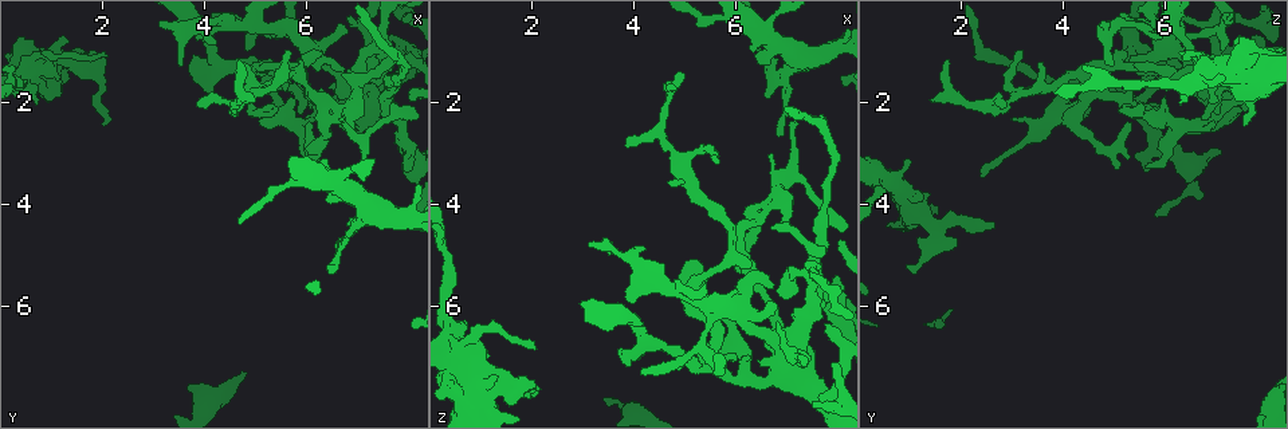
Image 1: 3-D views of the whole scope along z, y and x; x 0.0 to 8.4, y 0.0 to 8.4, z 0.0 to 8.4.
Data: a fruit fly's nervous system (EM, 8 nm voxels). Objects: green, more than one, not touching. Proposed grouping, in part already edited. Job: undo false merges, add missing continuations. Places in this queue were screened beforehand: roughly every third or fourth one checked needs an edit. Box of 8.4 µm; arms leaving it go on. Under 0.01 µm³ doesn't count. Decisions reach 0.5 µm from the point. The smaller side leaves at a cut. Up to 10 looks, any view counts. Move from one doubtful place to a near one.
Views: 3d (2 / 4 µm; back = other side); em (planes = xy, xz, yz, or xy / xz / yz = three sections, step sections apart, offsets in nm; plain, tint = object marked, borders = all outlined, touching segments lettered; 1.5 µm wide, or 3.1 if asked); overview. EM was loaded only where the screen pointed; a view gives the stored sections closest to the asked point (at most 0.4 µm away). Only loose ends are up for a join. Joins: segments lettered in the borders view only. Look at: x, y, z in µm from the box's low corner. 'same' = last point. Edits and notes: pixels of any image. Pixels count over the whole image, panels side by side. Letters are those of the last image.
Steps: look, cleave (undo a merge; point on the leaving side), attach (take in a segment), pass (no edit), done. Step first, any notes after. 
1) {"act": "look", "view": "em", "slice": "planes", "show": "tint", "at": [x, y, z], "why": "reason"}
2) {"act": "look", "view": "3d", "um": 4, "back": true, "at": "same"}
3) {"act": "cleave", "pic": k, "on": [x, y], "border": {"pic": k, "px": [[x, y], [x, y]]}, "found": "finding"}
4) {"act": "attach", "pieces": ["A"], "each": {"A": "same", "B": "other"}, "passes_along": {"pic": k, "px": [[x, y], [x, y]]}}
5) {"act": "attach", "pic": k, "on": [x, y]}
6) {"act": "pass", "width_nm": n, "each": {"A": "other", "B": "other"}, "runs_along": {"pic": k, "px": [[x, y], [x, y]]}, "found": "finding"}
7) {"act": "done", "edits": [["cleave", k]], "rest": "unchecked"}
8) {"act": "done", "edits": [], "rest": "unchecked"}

{"act": "look", "view": "3d", "um": 2, "at": [5.60, 1.05, 3.20]}

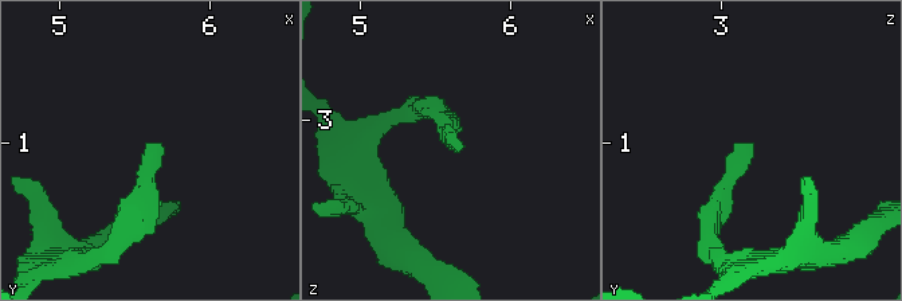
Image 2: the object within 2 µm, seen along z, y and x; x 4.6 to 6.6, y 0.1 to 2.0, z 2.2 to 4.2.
{"act": "look", "view": "em", "slice": "xz", "step": 4, "show": "borders", "at": [5.64, 0.98, 3.20], "why": "shape alone is not enough"}

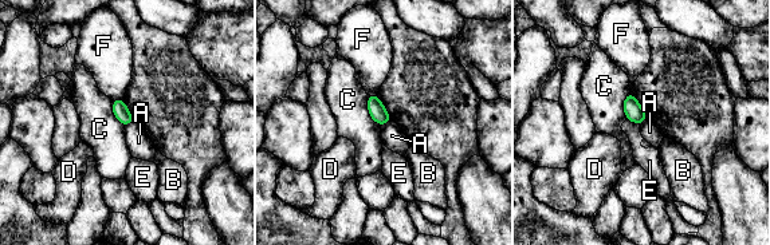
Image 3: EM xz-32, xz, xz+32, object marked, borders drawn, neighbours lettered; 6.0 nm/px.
{"act": "look", "view": "em", "slice": "planes", "show": "borders", "at": "same"}

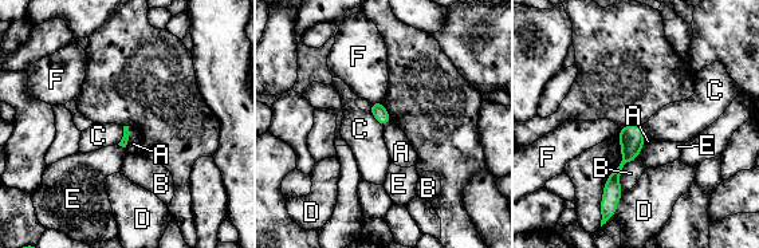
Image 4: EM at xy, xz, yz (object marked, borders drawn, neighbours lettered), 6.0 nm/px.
{"act": "pass", "each": {"A": "other", "B": "other", "C": "other", "D": "other", "E": "other", "F": "other"}, "border": {"pic": 4, "px": [[370, 103], [373, 117], [382, 126]]}, "found": "no lettered segment goes on from it"}

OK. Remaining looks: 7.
{"act": "look", "view": "3d", "um": 4, "at": [6.05, 2.90, 4.95], "why": "sharp bend"}

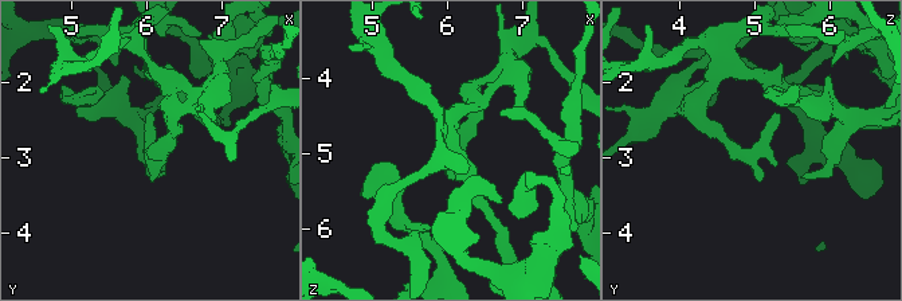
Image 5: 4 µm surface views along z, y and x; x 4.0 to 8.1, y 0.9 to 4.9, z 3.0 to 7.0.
{"act": "look", "view": "em", "slice": "yz", "step": 4, "show": "tint", "at": [6.00, 2.95, 5.00]}

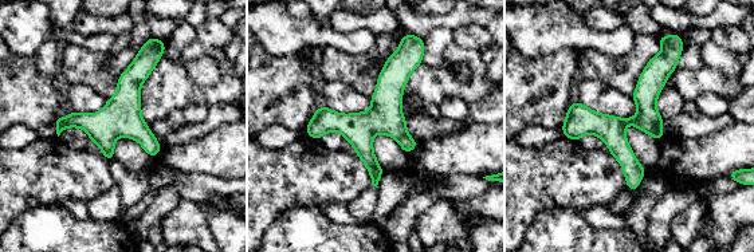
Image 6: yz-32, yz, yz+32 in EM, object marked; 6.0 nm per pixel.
{"act": "look", "view": "em", "slice": "planes", "show": "borders", "at": "same", "why": "another direction"}

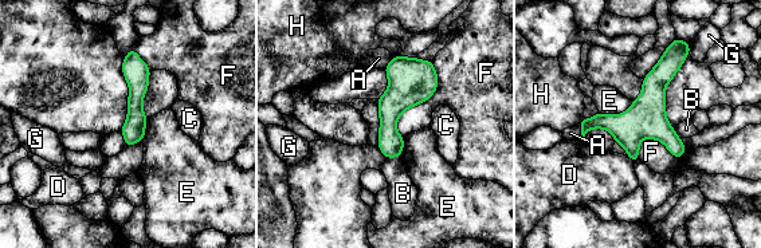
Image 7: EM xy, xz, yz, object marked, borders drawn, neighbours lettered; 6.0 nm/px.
{"act": "pass", "each": {"A": "other", "B": "other", "C": "other", "D": "other", "E": "other", "F": "other", "G": "other", "H": "other"}, "found": "one neuron here"}

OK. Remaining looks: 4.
{"act": "look", "view": "3d", "um": 2, "back": true, "at": [5.05, 1.35, 5.95], "why": "sharp bend"}

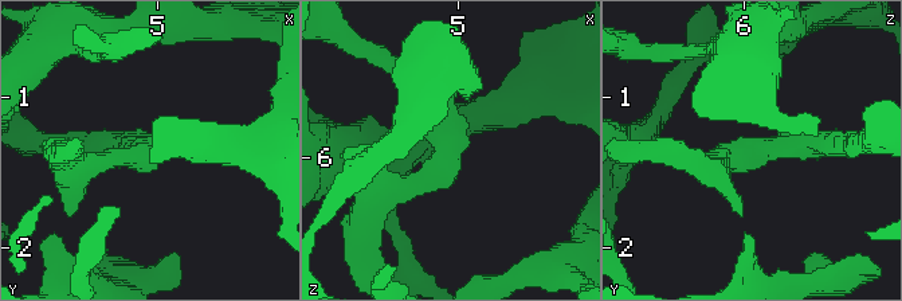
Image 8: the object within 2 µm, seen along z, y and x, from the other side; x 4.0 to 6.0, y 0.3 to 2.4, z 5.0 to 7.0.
{"act": "look", "view": "em", "slice": "planes", "show": "borders", "at": [5.06, 1.38, 5.98], "why": "need the tissue"}

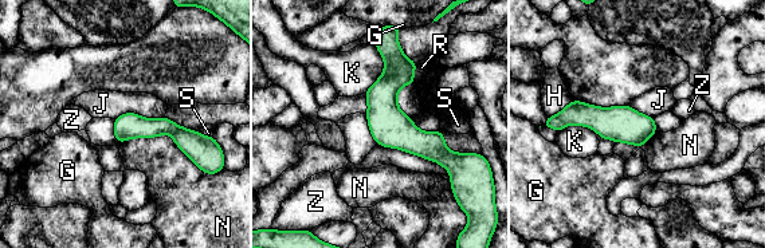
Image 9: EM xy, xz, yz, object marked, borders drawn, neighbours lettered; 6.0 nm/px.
{"act": "pass", "width_nm": 160, "each": {"G": "other", "H": "other", "J": "other", "K": "other", "N": "other", "R": "other", "S": "other", "Z": "other"}, "runs_along": {"pic": 9, "px": [[387, 28], [389, 113], [442, 160]]}, "found": "continuous, no second neuron"}

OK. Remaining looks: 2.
{"act": "look", "view": "em", "slice": "planes", "show": "tint", "at": [0.70, 2.00, 6.25], "why": "free end"}

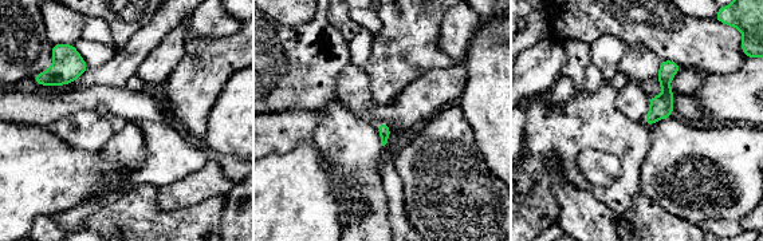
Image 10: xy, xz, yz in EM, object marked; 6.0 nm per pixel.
{"act": "look", "view": "em", "slice": "planes", "show": "borders", "at": "same"}

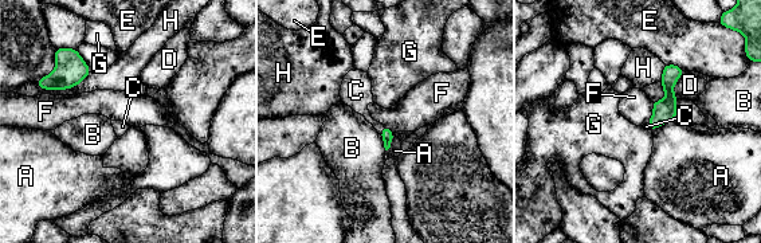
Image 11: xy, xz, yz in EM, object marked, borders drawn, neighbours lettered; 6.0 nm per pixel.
{"act": "attach", "pieces": ["C"], "each": {"A": "other", "B": "other", "C": "same", "D": "other", "E": "other", "F": "other", "G": "other", "H": "other"}, "passes_along": {"pic": 11, "px": [[387, 134], [381, 129], [359, 94]]}, "found": "the neuron continues"}

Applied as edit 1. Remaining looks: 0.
{"act": "done", "edits": [["attach", 11]], "rest": "unchecked"}

